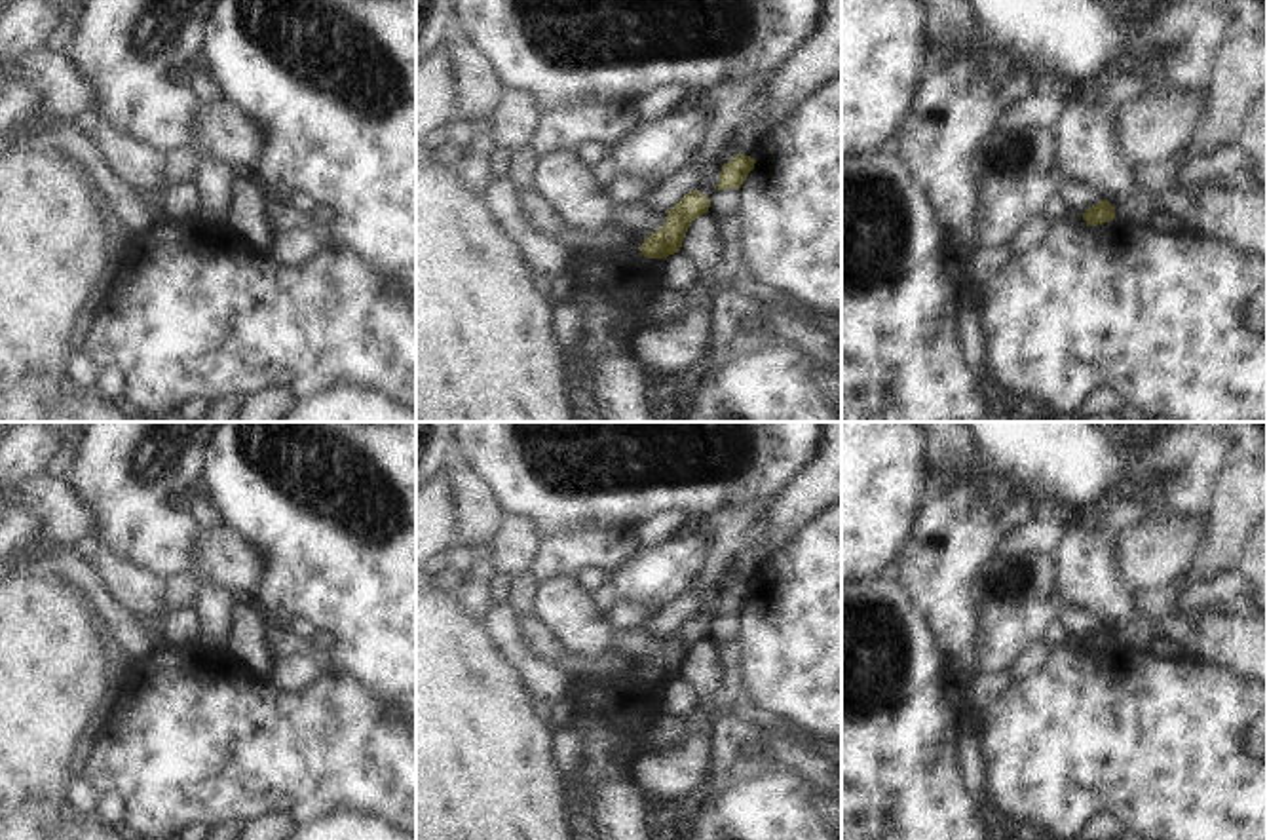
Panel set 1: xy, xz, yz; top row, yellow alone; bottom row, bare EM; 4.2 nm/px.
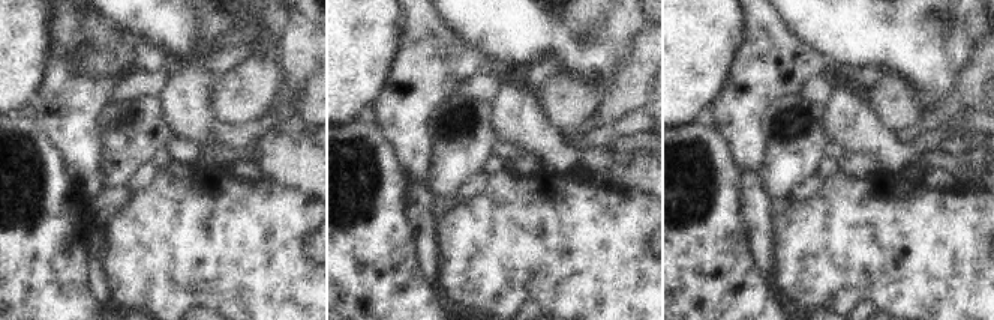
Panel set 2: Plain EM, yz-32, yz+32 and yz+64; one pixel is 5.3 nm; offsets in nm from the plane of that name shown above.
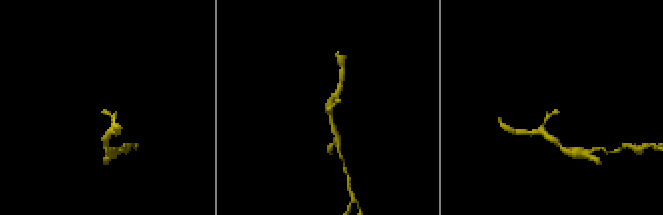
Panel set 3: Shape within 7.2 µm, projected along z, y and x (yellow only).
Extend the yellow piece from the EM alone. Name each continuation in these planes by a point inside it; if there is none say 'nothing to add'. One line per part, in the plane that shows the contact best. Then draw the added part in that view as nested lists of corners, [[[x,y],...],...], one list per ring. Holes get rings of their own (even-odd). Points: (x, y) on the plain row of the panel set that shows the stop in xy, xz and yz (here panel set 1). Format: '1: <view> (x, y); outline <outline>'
nothing to add

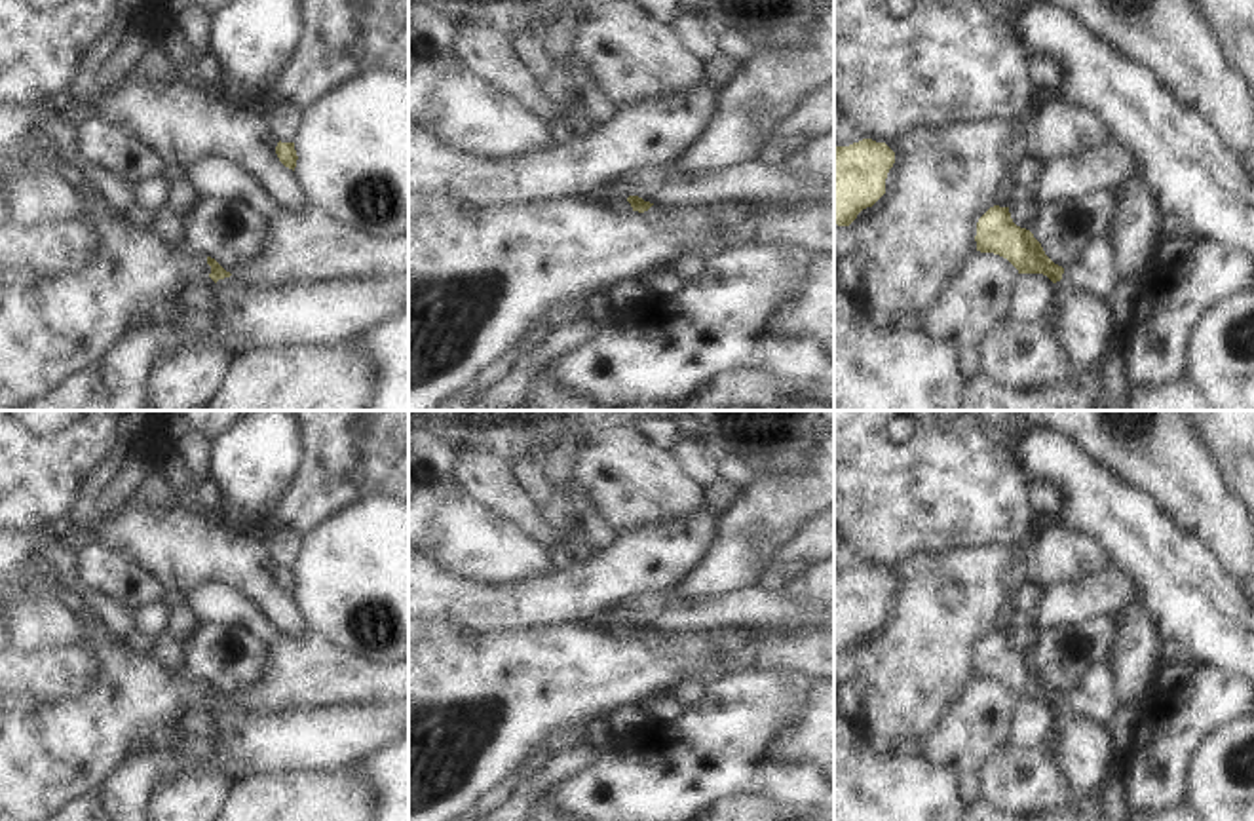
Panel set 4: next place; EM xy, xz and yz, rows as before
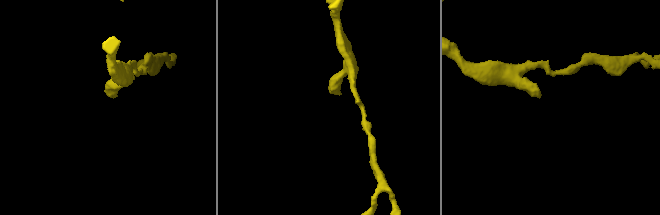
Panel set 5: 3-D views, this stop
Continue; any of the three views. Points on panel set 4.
1: xy (308, 740); outline [[[230,701],[215,715],[217,743],[177,735],[167,749],[135,753],[112,779],[72,800],[49,821],[154,821],[160,777],[201,760],[211,760],[236,781],[253,773],[344,772],[408,737],[408,701],[270,715],[247,713]]]

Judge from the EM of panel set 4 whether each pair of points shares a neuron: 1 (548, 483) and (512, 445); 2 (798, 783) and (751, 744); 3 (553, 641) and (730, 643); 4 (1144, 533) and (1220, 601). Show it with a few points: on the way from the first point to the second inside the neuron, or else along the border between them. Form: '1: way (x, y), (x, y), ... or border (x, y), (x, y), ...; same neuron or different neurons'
1: border (515, 460), (534, 457), (557, 479); different neurons
2: way (779, 782), (757, 776), (745, 763); same neuron
3: way (597, 660), (686, 658); same neuron
4: way (1163, 552), (1201, 590); same neuron

